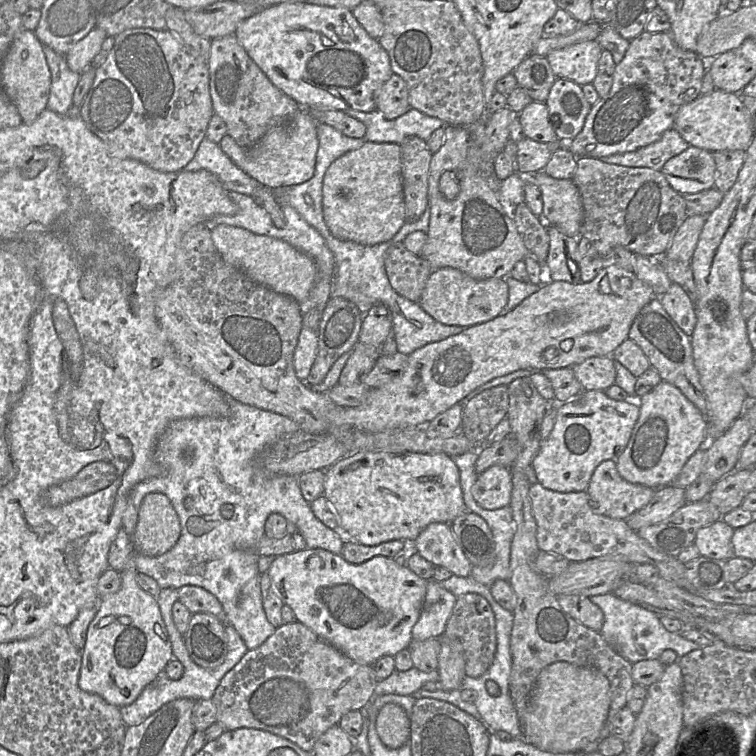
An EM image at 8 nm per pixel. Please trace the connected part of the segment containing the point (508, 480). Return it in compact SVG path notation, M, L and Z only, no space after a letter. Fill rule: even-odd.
M493 465L478 474L471 489L476 502L486 510L496 510L510 505L512 477L508 468Z

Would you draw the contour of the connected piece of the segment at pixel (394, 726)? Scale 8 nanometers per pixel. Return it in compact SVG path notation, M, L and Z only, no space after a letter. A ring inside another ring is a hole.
M387 703L377 714L376 730L387 748L398 749L409 741L410 719L402 707Z

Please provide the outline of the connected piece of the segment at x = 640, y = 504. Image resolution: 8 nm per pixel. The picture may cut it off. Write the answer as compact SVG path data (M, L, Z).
M606 460L596 467L586 492L590 499L590 506L595 513L625 520L645 507L653 498L656 489L624 480L617 470L616 461Z

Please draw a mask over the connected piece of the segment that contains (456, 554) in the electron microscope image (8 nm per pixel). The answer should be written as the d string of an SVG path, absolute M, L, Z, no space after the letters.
M430 523L414 540L415 551L434 566L442 566L452 574L471 575L472 564L453 534L451 524Z

